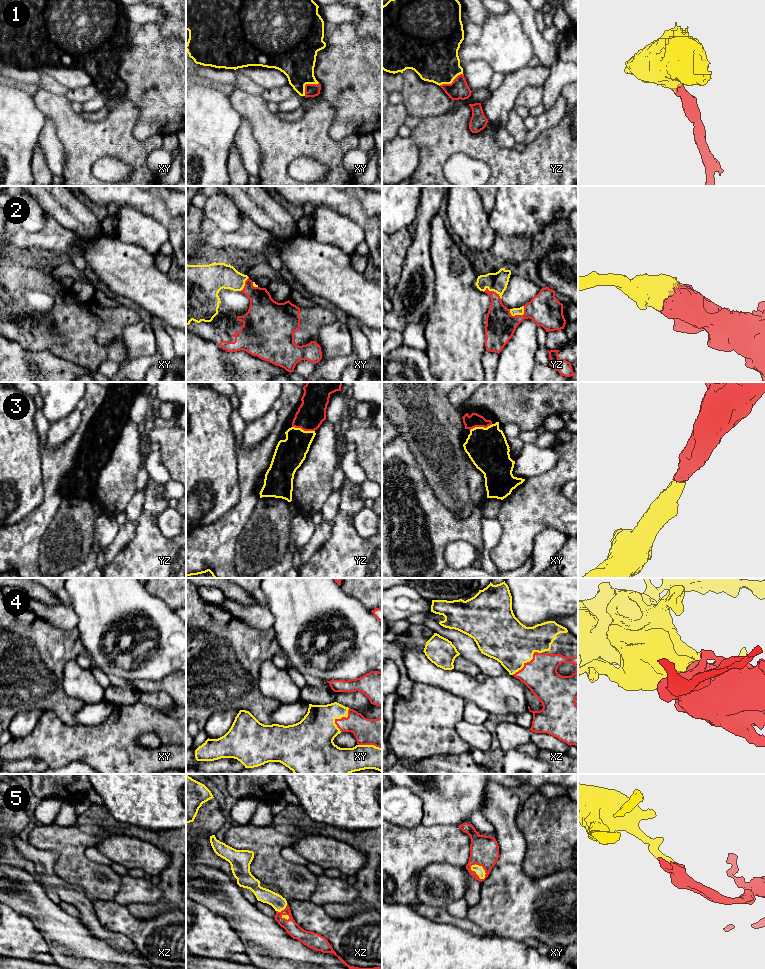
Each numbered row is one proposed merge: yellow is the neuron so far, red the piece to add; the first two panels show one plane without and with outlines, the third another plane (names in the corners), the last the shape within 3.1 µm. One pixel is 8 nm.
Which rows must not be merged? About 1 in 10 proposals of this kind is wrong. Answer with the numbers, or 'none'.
none

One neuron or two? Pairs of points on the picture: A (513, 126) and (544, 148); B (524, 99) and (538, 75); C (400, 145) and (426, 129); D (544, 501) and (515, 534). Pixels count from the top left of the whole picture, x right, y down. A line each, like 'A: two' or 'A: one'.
A: two
B: two
C: two
D: one

